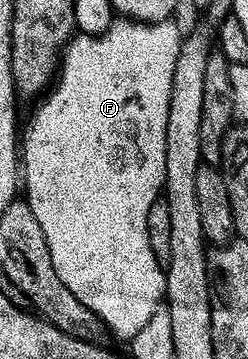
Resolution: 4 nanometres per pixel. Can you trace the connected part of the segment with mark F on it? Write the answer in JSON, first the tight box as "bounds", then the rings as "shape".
{"bounds":[22,18,182,342],"shape":[[[127,18],[121,19],[119,22],[113,23],[112,27],[108,29],[106,34],[97,35],[95,38],[89,38],[87,35],[80,34],[75,38],[68,40],[66,47],[62,52],[62,59],[58,64],[58,78],[60,74],[60,81],[55,81],[52,93],[45,98],[40,104],[40,109],[36,112],[36,117],[28,124],[28,129],[23,129],[22,132],[22,188],[28,191],[26,196],[26,202],[30,206],[30,210],[34,214],[34,218],[38,222],[38,226],[42,230],[42,234],[46,238],[46,246],[50,250],[50,258],[52,259],[52,265],[54,270],[58,274],[60,281],[64,283],[66,290],[73,295],[73,298],[83,307],[87,309],[91,315],[95,316],[97,321],[101,325],[104,324],[113,332],[116,336],[121,336],[124,342],[131,341],[134,334],[138,334],[138,330],[142,330],[142,326],[146,326],[146,322],[150,322],[150,314],[154,314],[154,310],[161,307],[162,301],[164,300],[164,273],[165,269],[156,261],[156,252],[152,249],[152,240],[148,237],[148,215],[152,212],[152,203],[155,202],[156,196],[161,195],[164,179],[166,178],[166,122],[168,121],[168,111],[170,110],[170,90],[172,89],[172,83],[174,82],[174,62],[178,58],[180,53],[180,45],[182,43],[182,31],[176,24],[172,24],[171,19],[163,20],[157,24],[141,24],[139,22],[133,22]]]}

